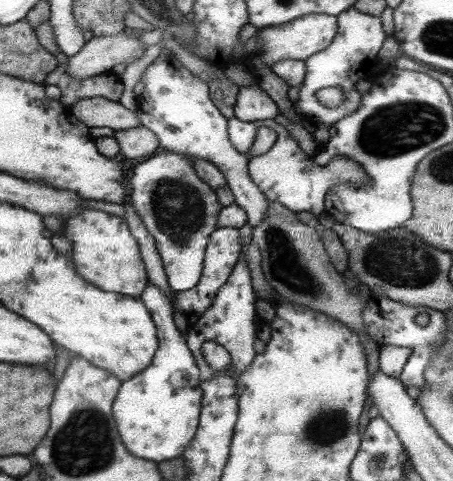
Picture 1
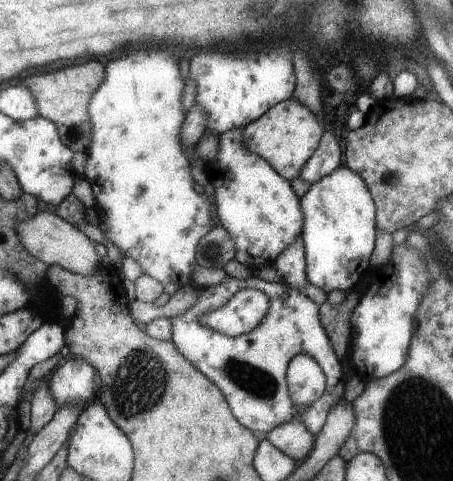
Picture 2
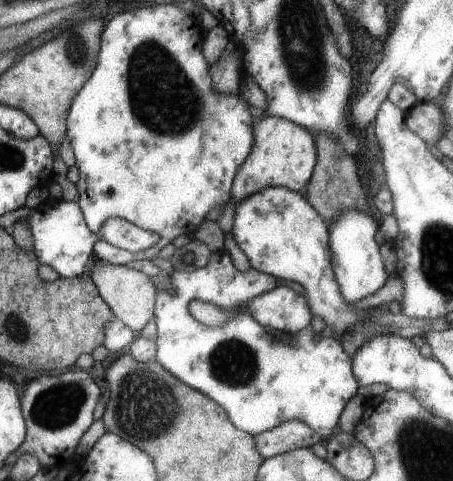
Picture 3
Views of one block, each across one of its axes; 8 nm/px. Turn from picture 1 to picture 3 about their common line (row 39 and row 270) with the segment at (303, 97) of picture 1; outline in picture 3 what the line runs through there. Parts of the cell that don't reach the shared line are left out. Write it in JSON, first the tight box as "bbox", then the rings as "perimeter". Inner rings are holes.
{"bbox":[329,212,389,304],"perimeter":[[[345,212],[329,228],[329,248],[331,248],[335,280],[341,288],[343,298],[351,304],[375,294],[389,276],[385,250],[379,248],[373,240],[375,232],[377,232],[377,222],[369,214],[361,214],[361,212]]]}

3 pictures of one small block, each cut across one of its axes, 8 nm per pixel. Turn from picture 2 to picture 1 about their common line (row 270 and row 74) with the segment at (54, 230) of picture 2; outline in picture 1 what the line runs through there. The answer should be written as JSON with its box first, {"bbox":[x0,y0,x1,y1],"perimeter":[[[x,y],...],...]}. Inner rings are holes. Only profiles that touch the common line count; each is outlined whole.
{"bbox":[65,32,147,78],"perimeter":[[[117,32],[115,36],[99,36],[85,42],[85,46],[71,56],[67,62],[65,72],[71,78],[91,78],[99,76],[103,72],[109,72],[115,64],[129,66],[131,62],[145,56],[147,48],[137,36],[131,36],[125,32]]]}

